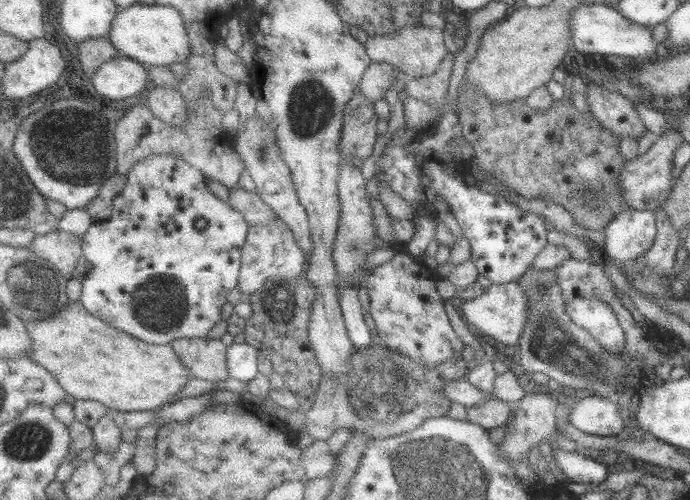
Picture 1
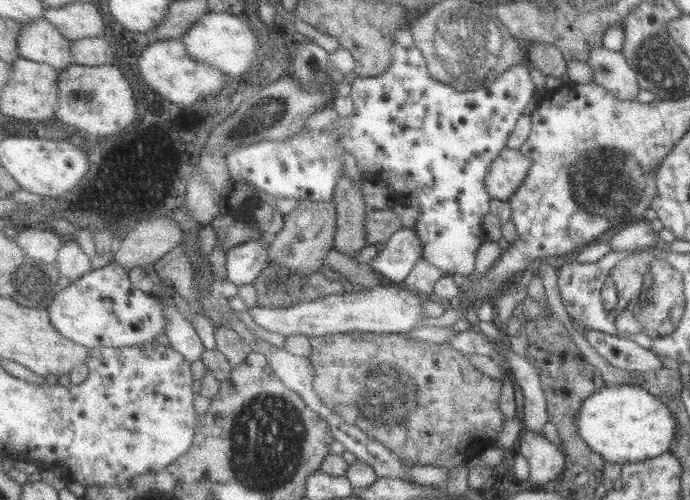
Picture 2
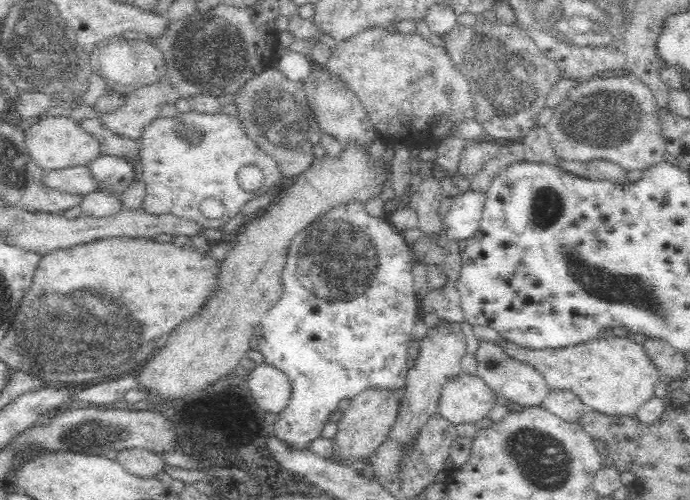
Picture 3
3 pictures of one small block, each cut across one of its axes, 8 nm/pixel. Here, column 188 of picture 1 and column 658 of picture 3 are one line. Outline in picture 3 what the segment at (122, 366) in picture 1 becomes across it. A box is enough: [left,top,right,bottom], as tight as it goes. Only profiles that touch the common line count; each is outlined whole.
[498,333,664,416]

